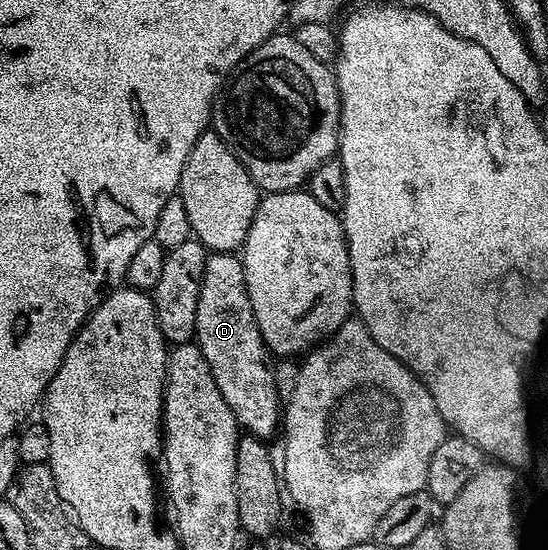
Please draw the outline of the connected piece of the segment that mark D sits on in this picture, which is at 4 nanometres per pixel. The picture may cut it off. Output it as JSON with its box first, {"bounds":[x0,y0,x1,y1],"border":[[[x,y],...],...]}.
{"bounds":[194,251,281,440],"border":[[[217,251],[208,254],[203,266],[201,293],[197,297],[197,325],[194,342],[198,343],[209,369],[213,373],[213,381],[217,381],[217,389],[221,389],[221,397],[225,397],[225,405],[233,409],[240,428],[248,435],[256,435],[258,439],[270,440],[270,435],[281,427],[281,400],[273,381],[273,356],[267,350],[261,337],[261,329],[257,329],[253,317],[253,305],[249,301],[249,293],[245,285],[243,260],[238,254],[229,251]]]}

